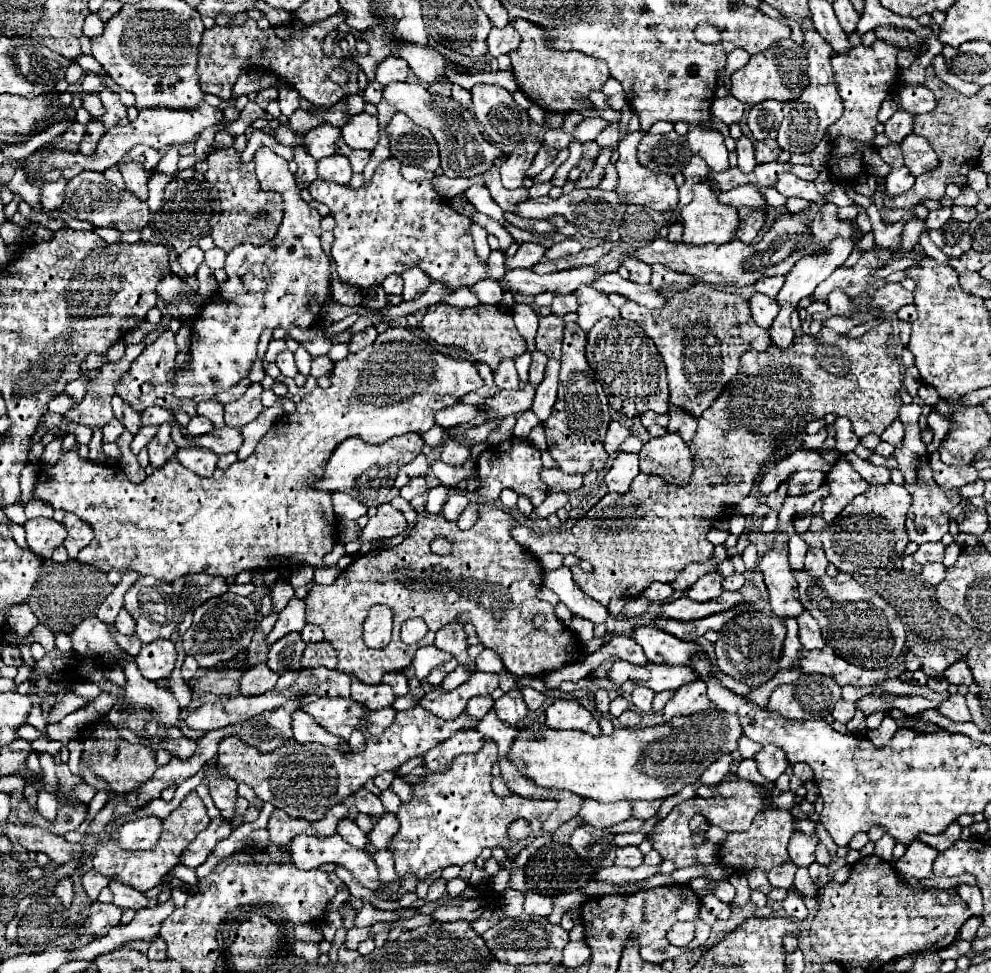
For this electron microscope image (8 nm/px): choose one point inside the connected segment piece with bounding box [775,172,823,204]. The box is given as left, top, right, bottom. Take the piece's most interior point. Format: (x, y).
(789, 185)

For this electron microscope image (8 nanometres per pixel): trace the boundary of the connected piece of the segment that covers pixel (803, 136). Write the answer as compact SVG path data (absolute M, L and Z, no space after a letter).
M811 18L803 20L803 36L805 36L805 50L807 50L807 60L809 60L809 86L805 88L805 92L797 98L797 100L789 100L787 104L783 104L783 124L779 128L779 136L777 136L777 144L781 150L785 152L797 152L797 154L809 154L813 152L813 148L823 140L827 128L831 124L835 124L841 114L843 114L843 102L841 96L837 92L837 84L833 78L833 68L829 64L833 48L819 36L819 32L813 28Z

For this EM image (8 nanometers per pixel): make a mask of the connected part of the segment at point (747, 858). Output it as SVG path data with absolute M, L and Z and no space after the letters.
M763 810L755 816L747 832L731 832L727 836L727 840L719 848L719 862L725 868L739 874L753 868L761 868L769 872L771 868L777 868L783 862L789 862L787 842L791 834L793 834L793 816L787 810Z

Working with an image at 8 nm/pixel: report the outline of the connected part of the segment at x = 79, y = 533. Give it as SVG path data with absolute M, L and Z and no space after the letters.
M65 514L63 524L67 528L67 538L63 542L63 546L69 552L69 558L77 558L79 550L85 548L91 540L93 540L93 530L89 528L89 524L81 522L77 516L73 514Z

